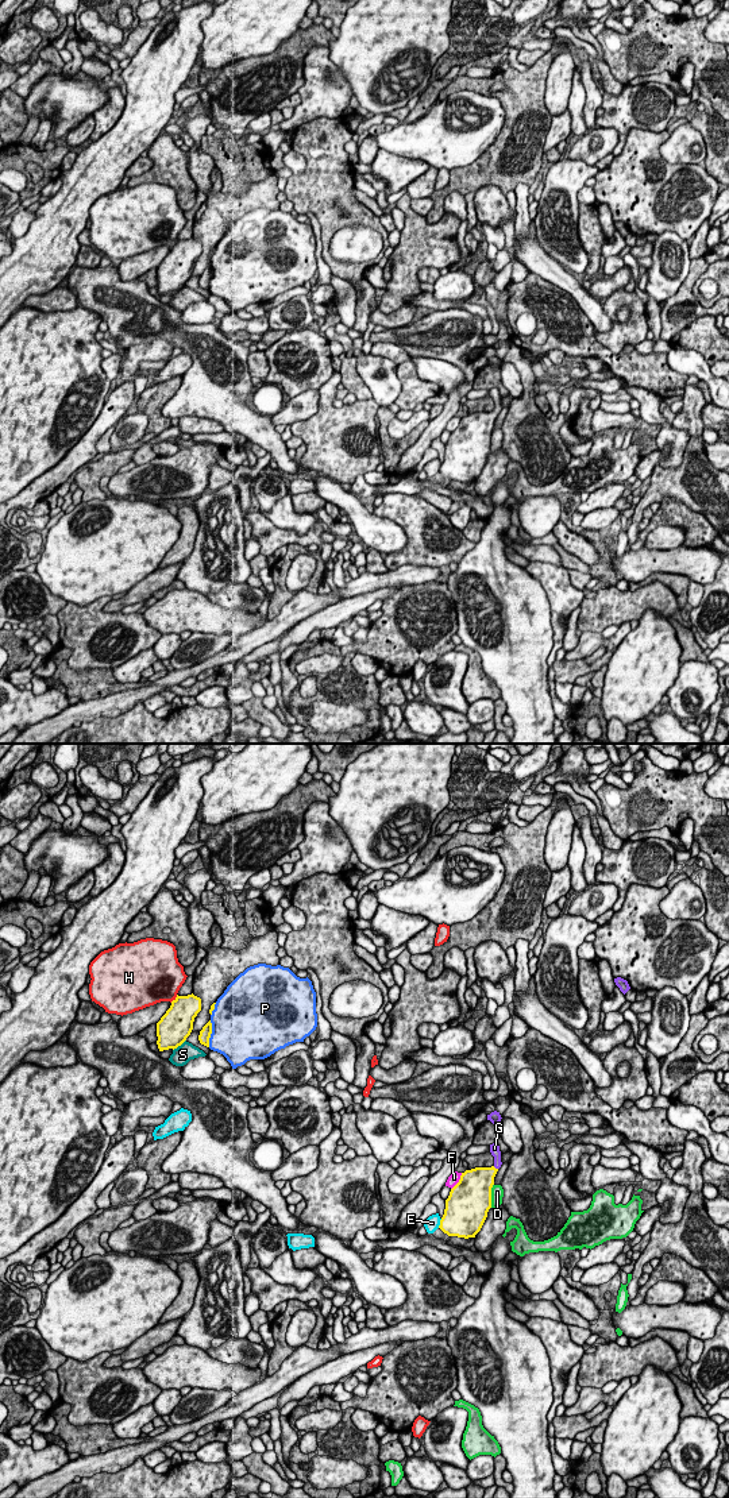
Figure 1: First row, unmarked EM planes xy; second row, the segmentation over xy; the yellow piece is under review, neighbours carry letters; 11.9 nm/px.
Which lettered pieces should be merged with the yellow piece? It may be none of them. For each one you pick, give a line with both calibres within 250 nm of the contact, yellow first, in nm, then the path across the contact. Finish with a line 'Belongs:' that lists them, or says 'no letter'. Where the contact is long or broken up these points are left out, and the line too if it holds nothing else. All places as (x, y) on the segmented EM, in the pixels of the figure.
G: 340 nm thick on the yellow side, 130 nm on the other; runs through xy (478, 1181), (494, 1168), (494, 1149)
Belongs: G

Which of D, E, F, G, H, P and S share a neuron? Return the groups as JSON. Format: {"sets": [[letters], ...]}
{"sets": [["D"], ["E"], ["F"], ["G"], ["H"], ["P"], ["S"]]}

